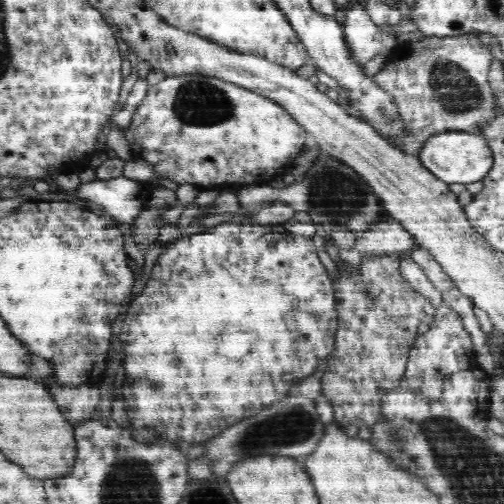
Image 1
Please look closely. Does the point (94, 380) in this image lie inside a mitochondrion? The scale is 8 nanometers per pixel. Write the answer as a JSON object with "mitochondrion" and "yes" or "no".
{"mitochondrion":"no"}

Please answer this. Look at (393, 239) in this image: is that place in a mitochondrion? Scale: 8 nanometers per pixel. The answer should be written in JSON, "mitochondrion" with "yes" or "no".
{"mitochondrion":"no"}

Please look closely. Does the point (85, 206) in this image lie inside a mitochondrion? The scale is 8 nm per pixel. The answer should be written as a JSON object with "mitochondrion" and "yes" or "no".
{"mitochondrion":"no"}

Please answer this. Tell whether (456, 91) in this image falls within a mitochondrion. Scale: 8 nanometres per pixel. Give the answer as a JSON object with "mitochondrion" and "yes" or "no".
{"mitochondrion":"yes"}

